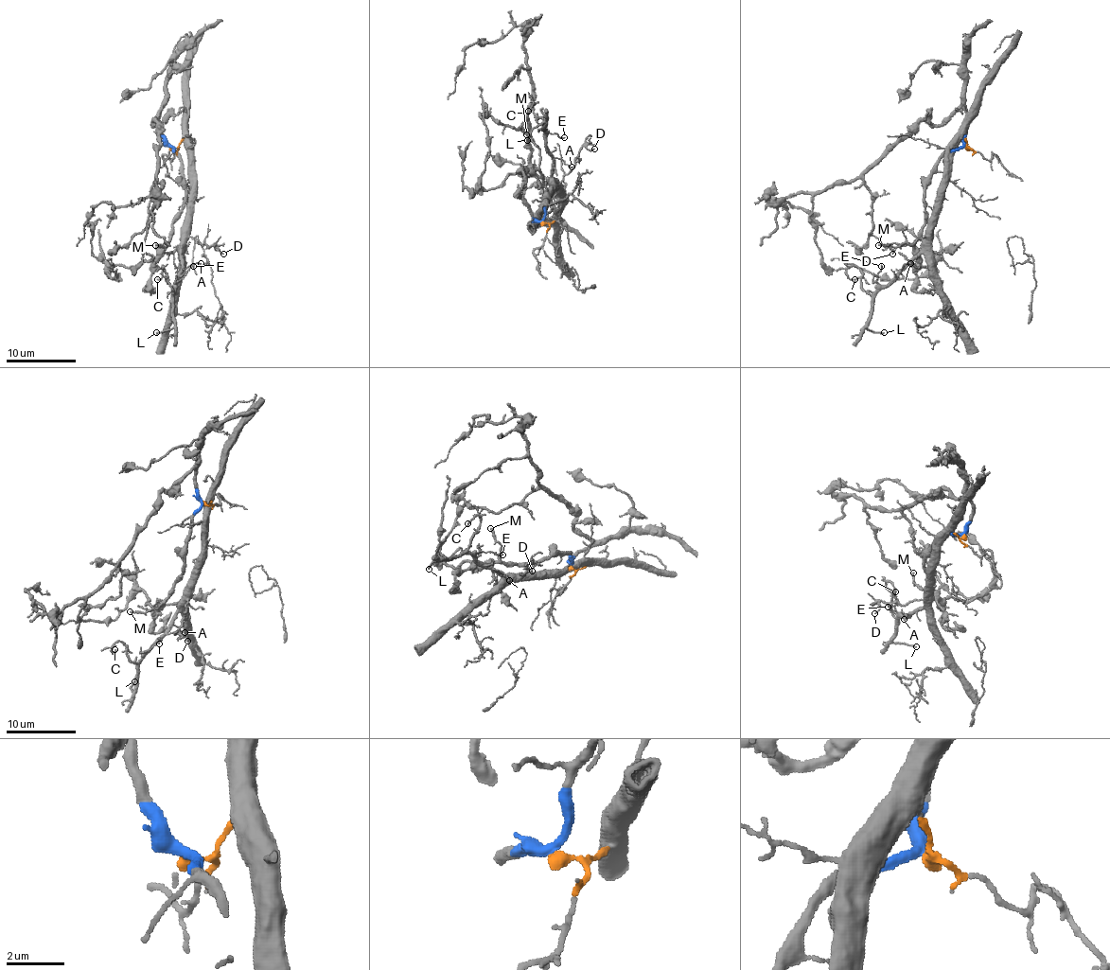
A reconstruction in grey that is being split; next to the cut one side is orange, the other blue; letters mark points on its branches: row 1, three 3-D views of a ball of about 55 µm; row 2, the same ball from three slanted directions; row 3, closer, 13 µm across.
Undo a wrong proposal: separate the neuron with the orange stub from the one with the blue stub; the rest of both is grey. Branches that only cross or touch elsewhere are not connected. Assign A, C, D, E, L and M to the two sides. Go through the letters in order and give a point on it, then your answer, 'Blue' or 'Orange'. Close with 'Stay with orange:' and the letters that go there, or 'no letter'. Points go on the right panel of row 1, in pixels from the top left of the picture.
A: Place: (910, 263). Orange
C: Place: (854, 279). Orange
D: Place: (892, 254). Orange
E: Place: (881, 266). Orange
L: Place: (884, 332). Orange
M: Place: (878, 245). Blue
Stay with orange: A, C, D, E, L

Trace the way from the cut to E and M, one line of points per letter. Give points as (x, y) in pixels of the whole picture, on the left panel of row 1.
E: (171, 148), (177, 148), (185, 138), (190, 150), (187, 242), (182, 252), (182, 273), (175, 284), (194, 265)
M: (171, 148), (180, 161), (185, 206), (173, 223), (169, 244), (156, 244)

